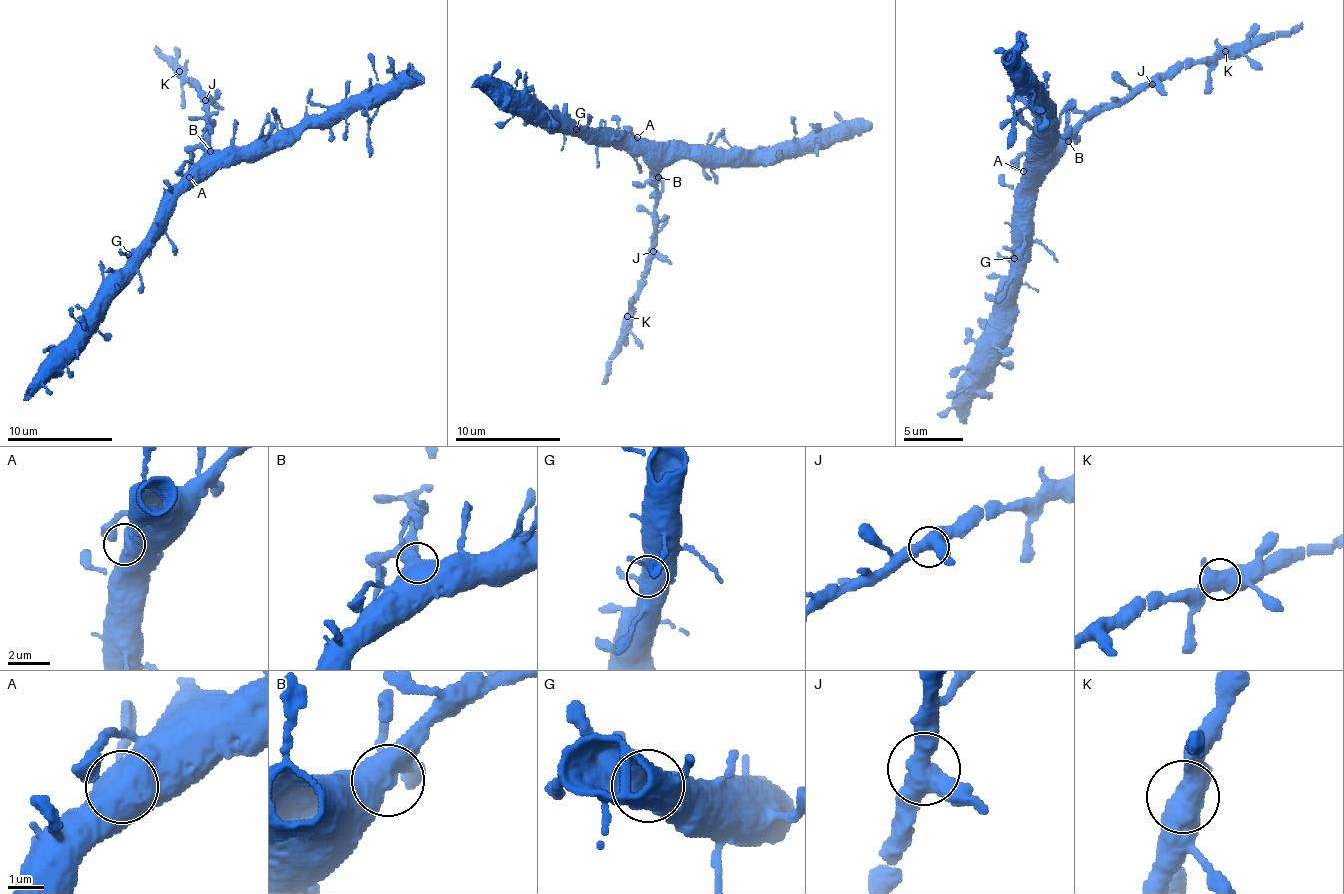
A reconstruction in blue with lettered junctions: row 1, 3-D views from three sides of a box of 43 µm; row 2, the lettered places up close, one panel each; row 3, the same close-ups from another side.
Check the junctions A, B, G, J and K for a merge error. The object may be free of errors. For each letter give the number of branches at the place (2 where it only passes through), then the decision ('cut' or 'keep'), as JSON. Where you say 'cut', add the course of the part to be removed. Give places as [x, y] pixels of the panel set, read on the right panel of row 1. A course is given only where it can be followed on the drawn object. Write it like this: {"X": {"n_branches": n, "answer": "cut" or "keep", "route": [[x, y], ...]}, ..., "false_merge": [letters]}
{"A": {"n_branches": 1, "answer": "keep"}, "B": {"n_branches": 3, "answer": "keep"}, "G": {"n_branches": 2, "answer": "keep"}, "J": {"n_branches": 3, "answer": "keep"}, "K": {"n_branches": 3, "answer": "cut", "route": [[1226, 52], [1244, 52], [1301, 22]]}, "false_merge": ["K"]}

